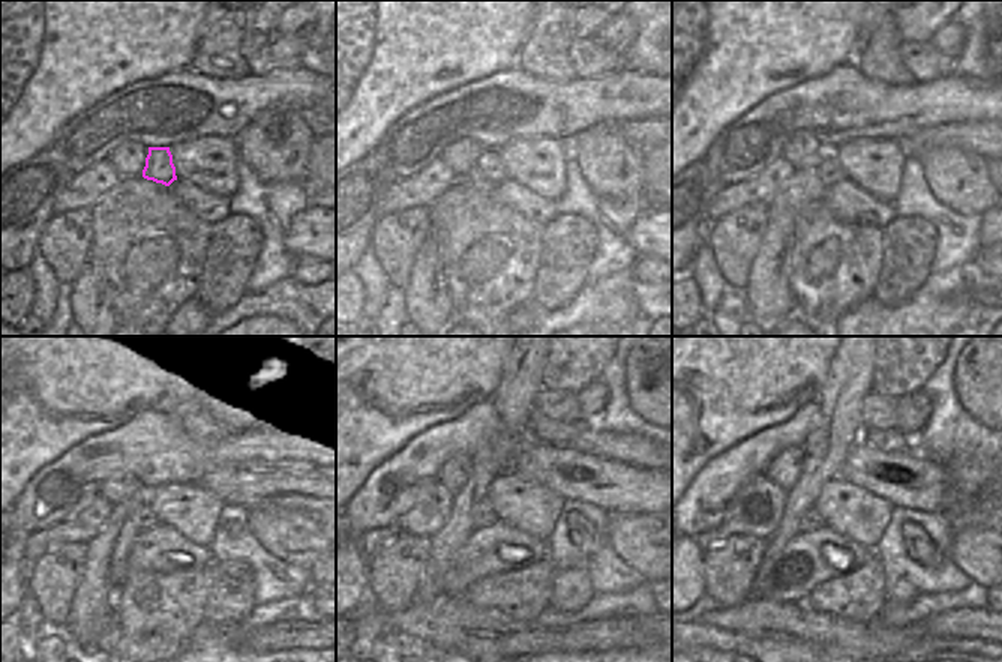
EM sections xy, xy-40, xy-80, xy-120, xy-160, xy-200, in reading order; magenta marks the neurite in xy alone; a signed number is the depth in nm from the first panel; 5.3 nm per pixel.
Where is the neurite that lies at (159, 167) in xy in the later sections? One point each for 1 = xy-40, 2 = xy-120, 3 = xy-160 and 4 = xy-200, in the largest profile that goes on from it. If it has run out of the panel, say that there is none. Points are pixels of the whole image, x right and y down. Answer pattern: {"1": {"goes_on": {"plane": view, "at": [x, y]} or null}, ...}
{"1": {"goes_on": {"plane": "xy-40", "at": [489, 168]}}, "2": {"goes_on": {"plane": "xy-120", "at": [146, 518]}}, "3": {"goes_on": {"plane": "xy-160", "at": [483, 515]}}, "4": {"goes_on": {"plane": "xy-200", "at": [812, 520]}}}

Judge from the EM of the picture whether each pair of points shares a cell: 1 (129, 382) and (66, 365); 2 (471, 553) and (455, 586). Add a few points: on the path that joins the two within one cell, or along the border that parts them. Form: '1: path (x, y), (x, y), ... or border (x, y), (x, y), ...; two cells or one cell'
1: path (114, 367), (81, 365); one cell
2: path (471, 560), (458, 578); one cell

